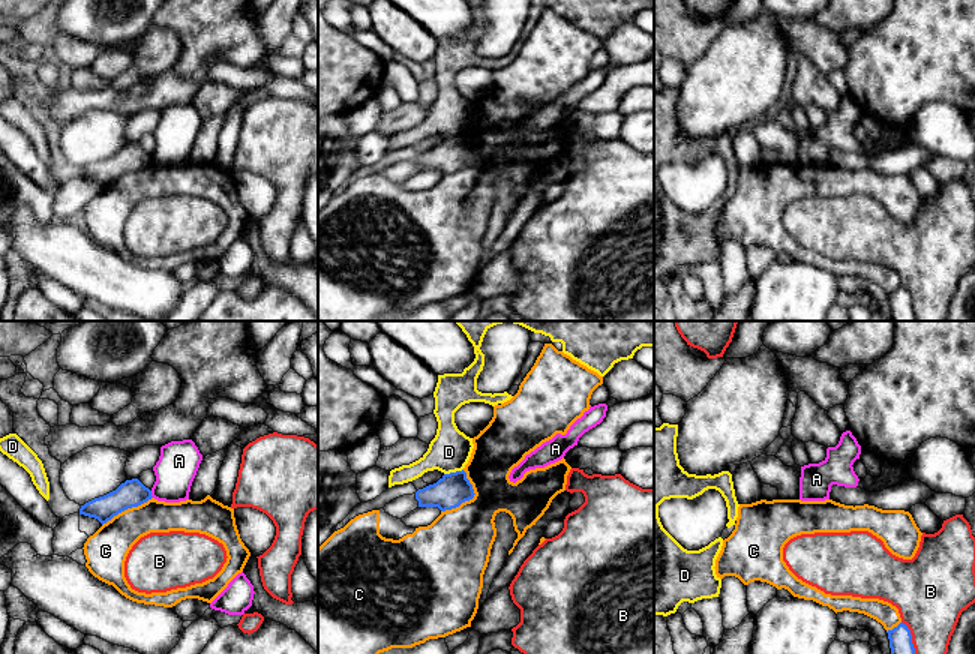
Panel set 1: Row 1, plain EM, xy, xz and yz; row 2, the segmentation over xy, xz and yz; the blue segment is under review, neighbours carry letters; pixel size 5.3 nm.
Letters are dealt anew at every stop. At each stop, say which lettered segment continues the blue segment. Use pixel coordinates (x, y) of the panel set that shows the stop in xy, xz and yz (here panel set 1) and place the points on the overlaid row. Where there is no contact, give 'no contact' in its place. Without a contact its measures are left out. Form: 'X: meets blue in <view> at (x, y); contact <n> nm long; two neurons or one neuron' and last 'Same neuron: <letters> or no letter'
A: meets blue in xy at (150, 494); contact 40 nm long; two neurons
B: meets blue in yz at (911, 638); contact 190 nm long; two neurons
C: meets blue in xz at (470, 498); contact 260 nm long; two neurons
D: meets blue in xz at (453, 473); contact 110 nm long; two neurons
Same neuron: no letter

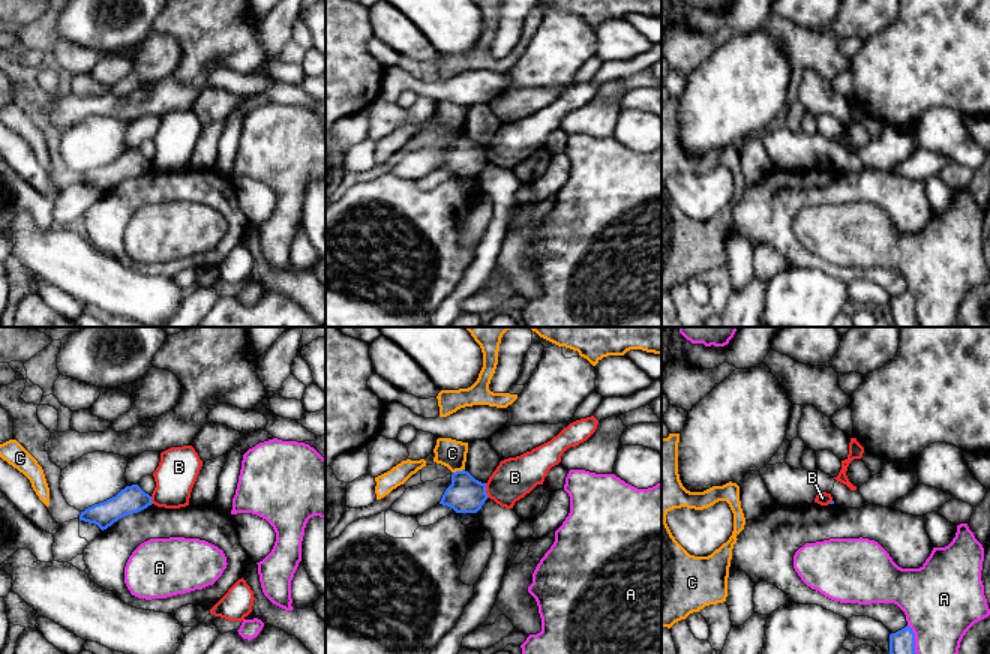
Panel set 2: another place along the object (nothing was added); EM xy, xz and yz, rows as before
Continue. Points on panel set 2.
A: meets blue in yz at (914, 639); contact 170 nm long; two neurons
B: meets blue in xz at (485, 491); contact 80 nm long; two neurons
C: meets blue in xz at (458, 471); contact 70 nm long; two neurons
Same neuron: no letter

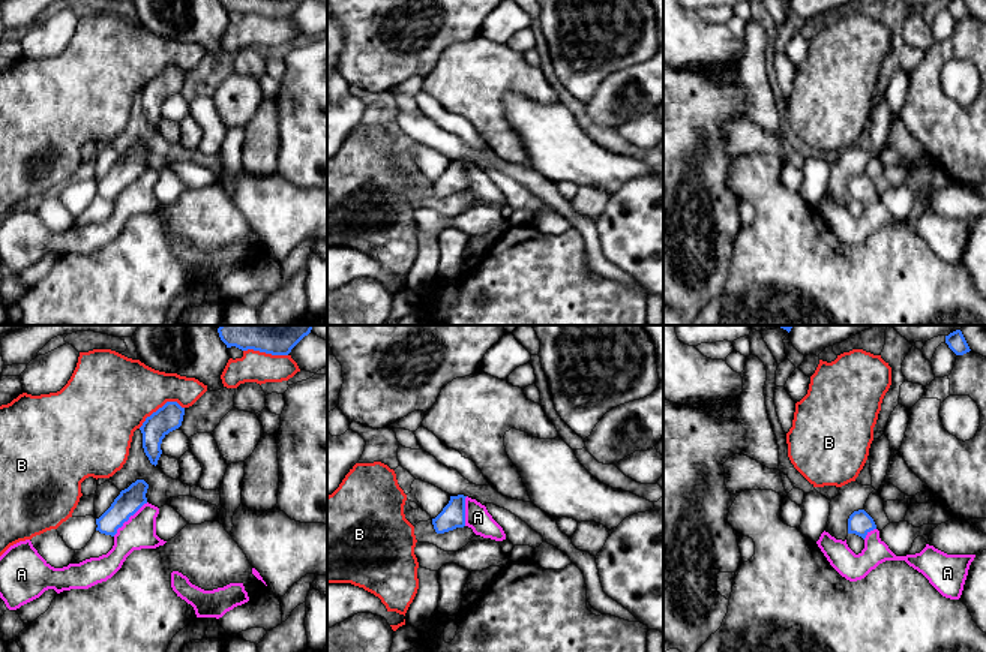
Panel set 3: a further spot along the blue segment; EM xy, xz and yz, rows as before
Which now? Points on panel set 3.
A: meets blue in xy at (129, 516); contact 260 nm long; one neuron
B: meets blue in xy at (159, 408); contact 280 nm long; two neurons
Same neuron: A

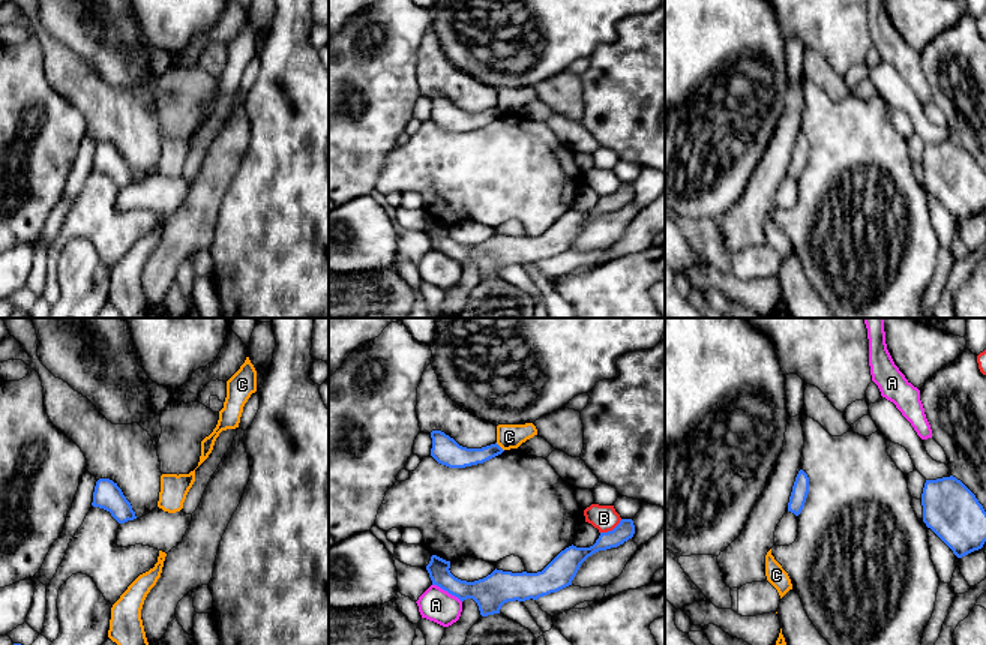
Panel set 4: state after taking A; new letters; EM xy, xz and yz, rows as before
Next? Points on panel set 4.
A: meets blue in xz at (447, 591); contact 190 nm long; two neurons
B: meets blue in xz at (613, 530); contact 140 nm long; two neurons
C: meets blue in xz at (500, 447); contact 60 nm long; two neurons
Same neuron: no letter

